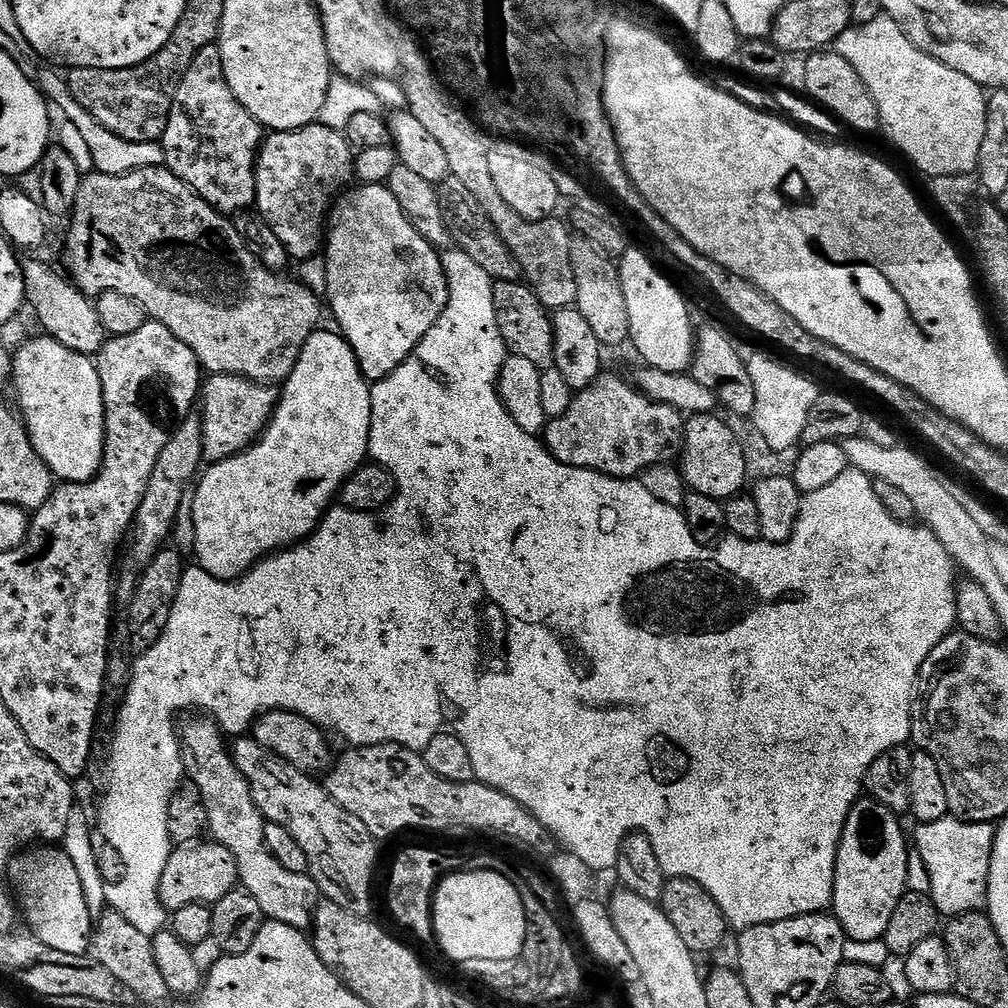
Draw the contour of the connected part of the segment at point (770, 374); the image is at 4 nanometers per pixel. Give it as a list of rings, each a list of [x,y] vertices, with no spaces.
[[[772,356],[747,357],[750,378],[754,382],[754,410],[750,417],[756,430],[776,449],[795,448],[801,443],[802,430],[808,421],[808,413],[814,410],[821,389],[800,372],[779,364]]]

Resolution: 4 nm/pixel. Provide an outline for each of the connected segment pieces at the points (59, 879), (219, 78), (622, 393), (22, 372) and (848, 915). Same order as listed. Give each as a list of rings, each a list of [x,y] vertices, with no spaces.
[[[36,846],[13,856],[10,884],[22,909],[23,919],[24,916],[28,919],[27,931],[31,935],[46,942],[50,950],[62,950],[62,954],[83,956],[89,951],[94,933],[94,918],[87,909],[82,879],[78,878],[74,862],[63,847]]]
[[[216,44],[206,46],[206,50],[202,50],[198,58],[194,58],[194,62],[190,62],[190,70],[186,70],[176,91],[162,141],[164,164],[216,211],[225,214],[240,211],[243,213],[251,209],[256,202],[256,162],[265,139],[265,129],[260,127],[254,114],[250,114],[250,110],[246,110],[242,102],[238,102],[234,90],[230,90],[230,86],[224,80],[219,47]]]
[[[601,371],[600,377],[591,386],[581,388],[573,395],[570,410],[566,410],[562,418],[548,421],[542,433],[542,443],[548,453],[566,466],[594,470],[619,480],[639,477],[640,473],[655,464],[673,463],[684,447],[685,413],[674,406],[651,400],[631,379],[623,380],[618,373],[608,371]]]
[[[39,334],[28,340],[12,357],[12,383],[14,404],[24,421],[34,450],[52,472],[57,481],[77,484],[96,479],[104,457],[104,395],[102,378],[98,378],[95,359],[68,350],[62,342],[50,335]]]
[[[857,800],[846,826],[836,860],[833,907],[845,937],[854,942],[883,941],[890,922],[901,911],[900,899],[909,891],[907,860],[910,840],[904,837],[901,817],[877,800]]]

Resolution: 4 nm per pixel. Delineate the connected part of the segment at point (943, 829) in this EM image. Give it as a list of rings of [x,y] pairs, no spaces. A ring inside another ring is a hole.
[[[947,816],[940,819],[938,822],[921,824],[916,826],[917,830],[915,834],[912,834],[914,841],[914,848],[918,850],[922,856],[922,860],[925,862],[927,872],[929,873],[928,882],[930,884],[930,900],[937,909],[941,912],[941,915],[946,918],[955,918],[963,916],[966,913],[983,911],[988,905],[988,888],[989,888],[989,870],[992,865],[993,846],[996,841],[996,830],[992,824],[978,824],[978,823],[966,823],[963,820],[959,820],[953,816]]]

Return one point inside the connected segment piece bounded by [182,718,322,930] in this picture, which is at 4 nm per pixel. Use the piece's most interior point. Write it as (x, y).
(234, 820)

